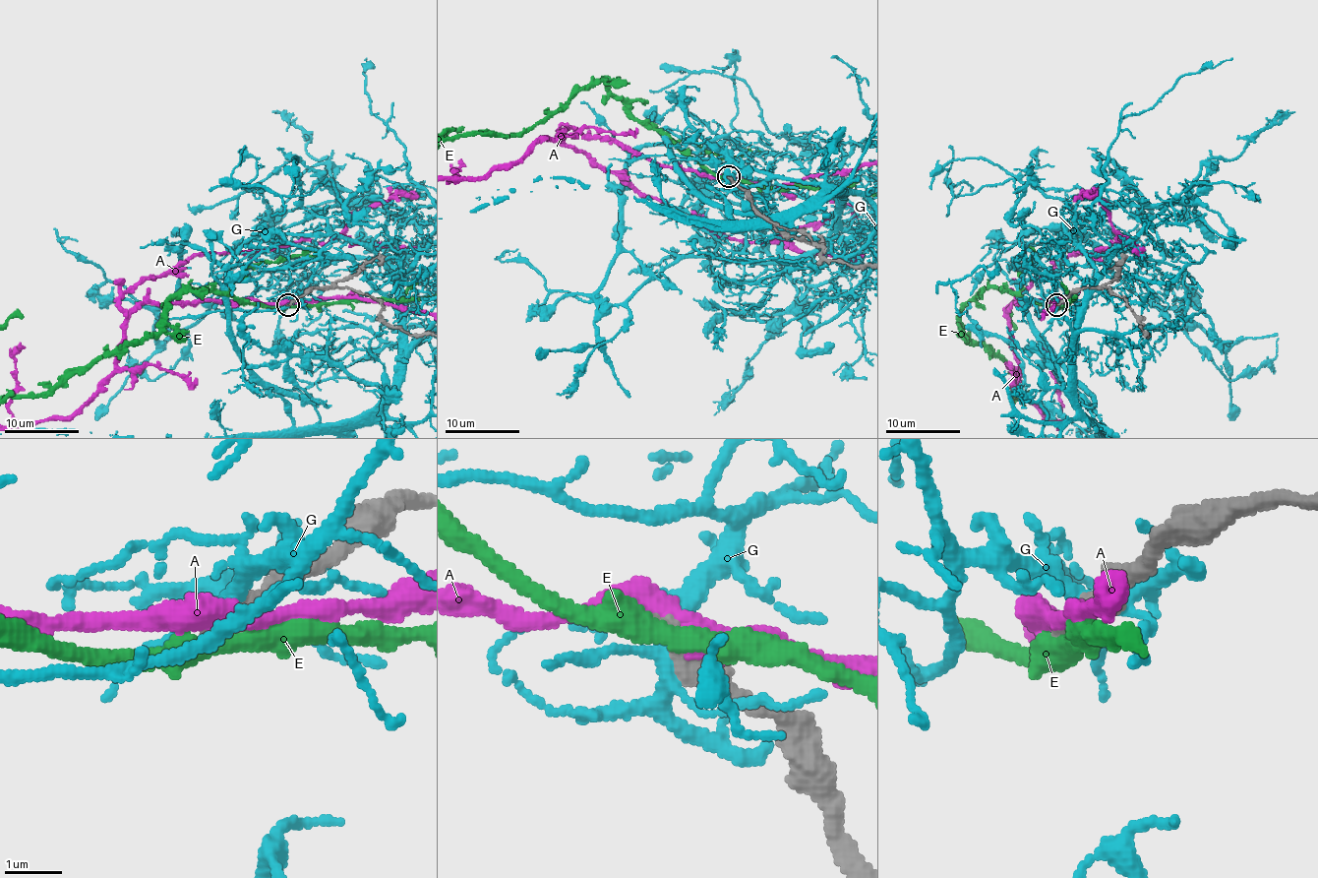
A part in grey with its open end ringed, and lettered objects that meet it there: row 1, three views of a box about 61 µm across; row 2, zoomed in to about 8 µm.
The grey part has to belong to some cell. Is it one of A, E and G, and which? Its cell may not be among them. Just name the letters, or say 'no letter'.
no letter

